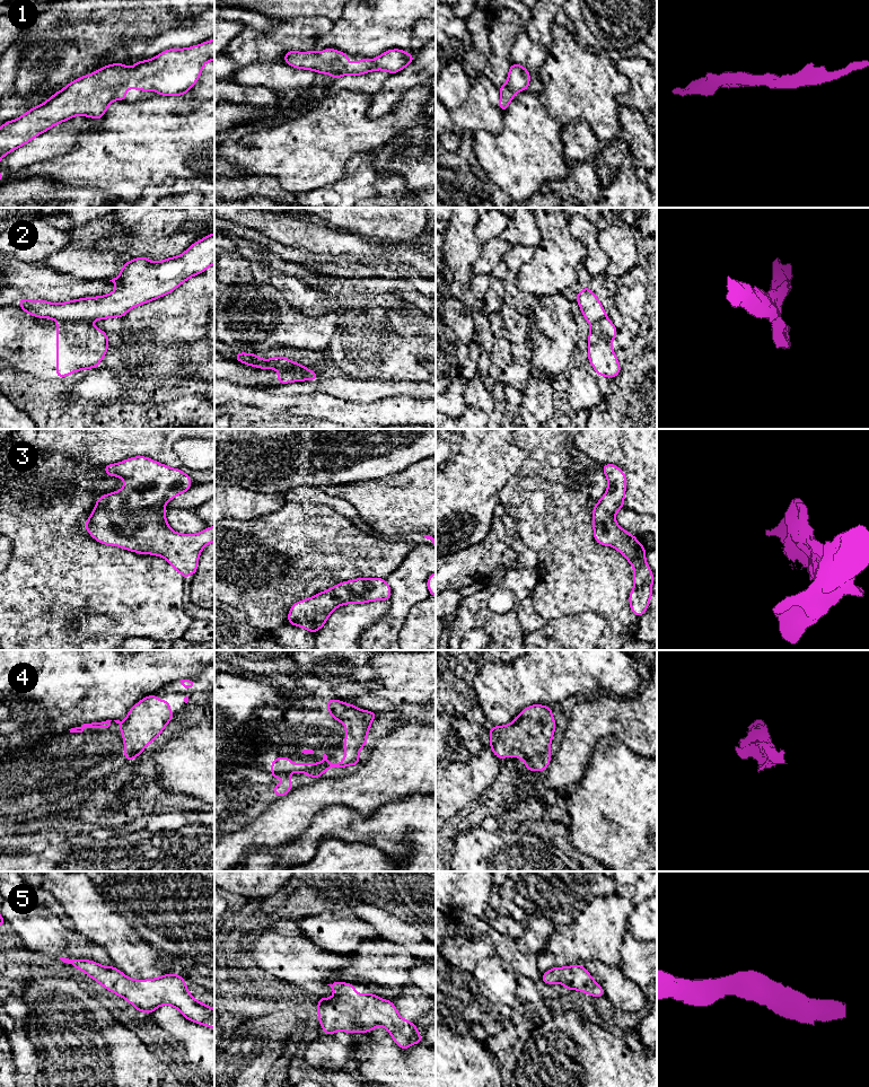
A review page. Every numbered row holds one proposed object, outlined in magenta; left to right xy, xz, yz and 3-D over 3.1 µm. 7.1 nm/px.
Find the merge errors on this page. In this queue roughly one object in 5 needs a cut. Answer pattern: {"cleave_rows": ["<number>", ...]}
{"cleave_rows": ["2"]}

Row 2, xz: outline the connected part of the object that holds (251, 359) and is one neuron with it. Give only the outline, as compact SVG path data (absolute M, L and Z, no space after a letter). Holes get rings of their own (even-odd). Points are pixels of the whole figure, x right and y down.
M237 351L235 360L243 362L247 366L253 366L262 369L283 369L287 370L302 370L305 372L314 372L313 370L292 361L284 357L276 356L273 359L258 359L257 353L243 353ZM314 372L315 374L315 372Z

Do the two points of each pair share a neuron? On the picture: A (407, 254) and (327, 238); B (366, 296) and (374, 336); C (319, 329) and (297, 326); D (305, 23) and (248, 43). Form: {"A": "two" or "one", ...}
{"A": "one", "B": "two", "C": "one", "D": "one"}

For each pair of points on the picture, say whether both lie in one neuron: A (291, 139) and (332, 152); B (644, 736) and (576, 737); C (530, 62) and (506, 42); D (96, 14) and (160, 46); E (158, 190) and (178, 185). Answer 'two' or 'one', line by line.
A: one
B: one
C: two
D: two
E: one

